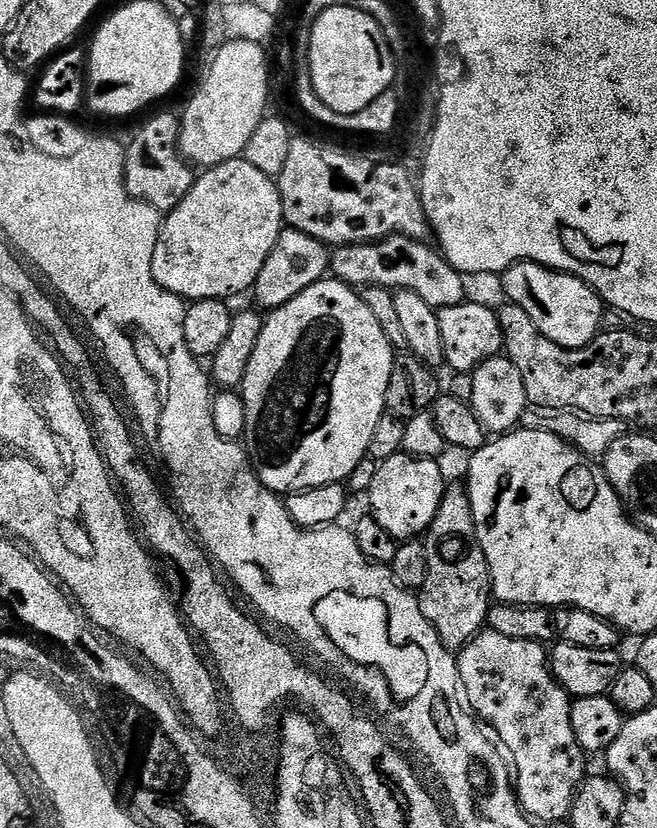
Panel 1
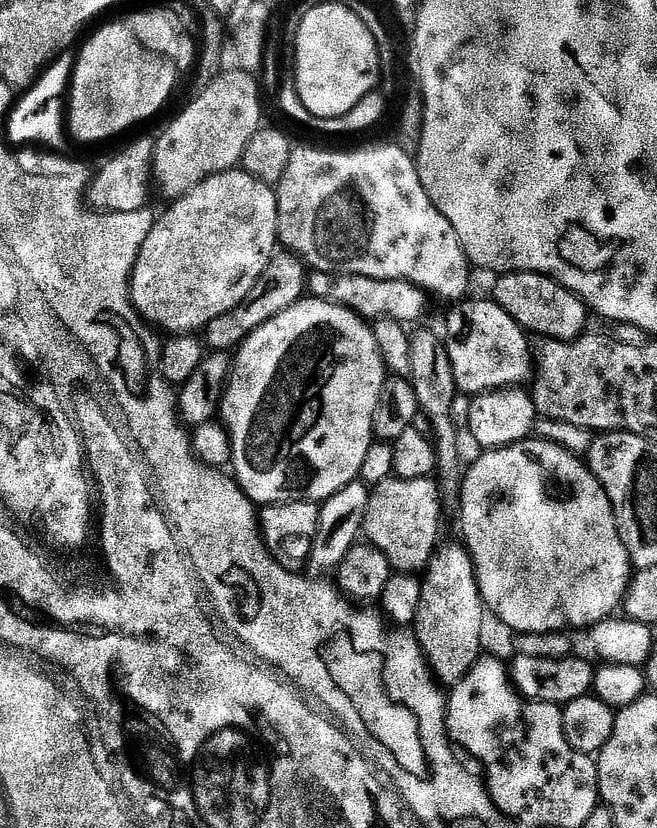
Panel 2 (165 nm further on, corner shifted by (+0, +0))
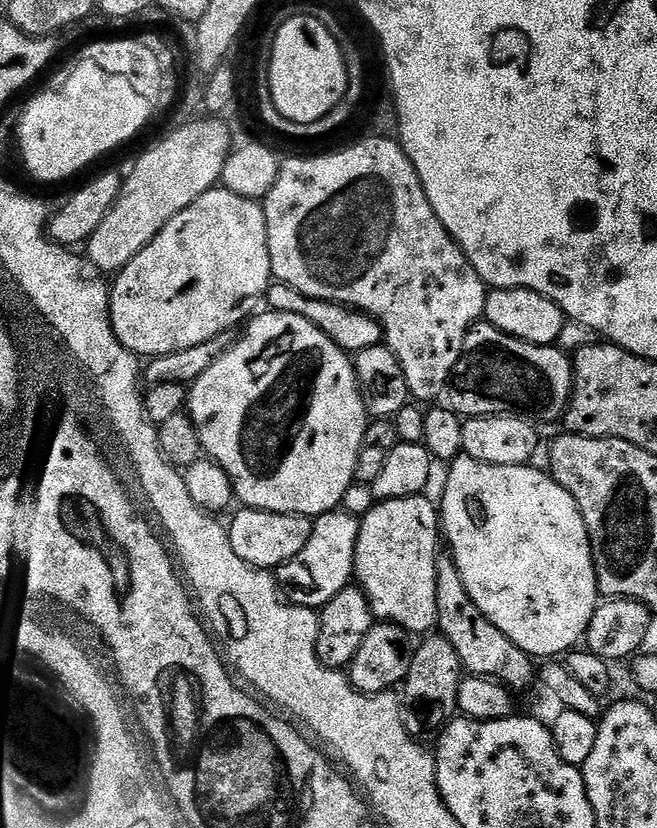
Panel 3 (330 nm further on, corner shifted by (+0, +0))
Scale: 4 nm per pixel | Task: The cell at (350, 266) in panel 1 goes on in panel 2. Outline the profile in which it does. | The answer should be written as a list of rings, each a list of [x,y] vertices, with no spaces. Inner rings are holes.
[[[312,270],[306,276],[306,292],[309,297],[317,300],[328,300],[342,308],[349,308],[365,322],[393,320],[400,325],[411,326],[415,320],[424,316],[424,290],[417,288],[415,284],[407,284],[404,280],[374,280]]]

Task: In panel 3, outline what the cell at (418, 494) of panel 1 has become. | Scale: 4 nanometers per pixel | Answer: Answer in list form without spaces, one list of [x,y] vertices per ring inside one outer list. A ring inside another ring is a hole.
[[[419,495],[408,499],[383,501],[378,510],[371,513],[372,525],[367,525],[362,539],[356,543],[358,553],[359,587],[367,597],[368,607],[377,621],[394,624],[405,633],[428,632],[437,627],[436,619],[436,554],[442,540],[440,514],[435,503]]]

